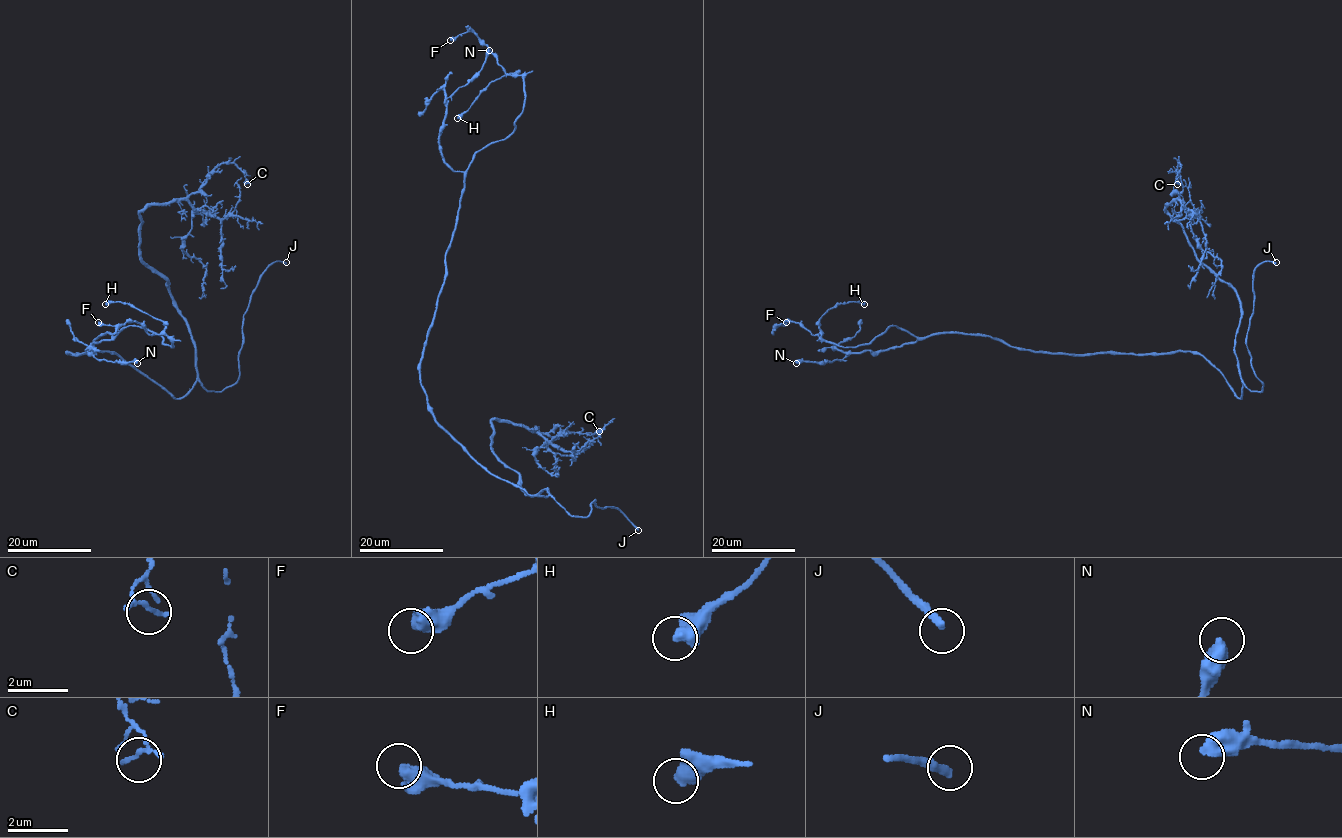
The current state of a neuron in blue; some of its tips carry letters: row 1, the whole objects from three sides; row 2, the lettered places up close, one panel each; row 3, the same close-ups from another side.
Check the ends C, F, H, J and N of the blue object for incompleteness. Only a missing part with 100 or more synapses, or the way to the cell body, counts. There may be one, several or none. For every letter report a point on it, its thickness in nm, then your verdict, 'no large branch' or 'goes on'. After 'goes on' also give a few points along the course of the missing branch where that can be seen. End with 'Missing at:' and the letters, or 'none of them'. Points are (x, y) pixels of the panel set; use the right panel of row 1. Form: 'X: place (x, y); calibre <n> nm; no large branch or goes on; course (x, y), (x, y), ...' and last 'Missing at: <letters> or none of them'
C: place (1177, 184); calibre 120 nm; no large branch
F: place (786, 322); calibre 550 nm; no large branch
H: place (864, 304); calibre 500 nm; no large branch
J: place (1276, 262); calibre 280 nm; goes on
N: place (796, 363); calibre 500 nm; no large branch
Missing at: J

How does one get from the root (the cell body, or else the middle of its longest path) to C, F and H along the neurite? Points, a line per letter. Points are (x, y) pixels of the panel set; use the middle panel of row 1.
C: (458, 443), (492, 473), (546, 497), (546, 488), (526, 494), (494, 454), (491, 421), (551, 437), (599, 431)
F: (458, 443), (435, 419), (419, 360), (465, 171), (476, 152), (513, 131), (524, 87), (473, 32), (450, 40)
H: (458, 443), (435, 419), (419, 360), (465, 171), (476, 152), (513, 131), (523, 79), (492, 81), (457, 118)

